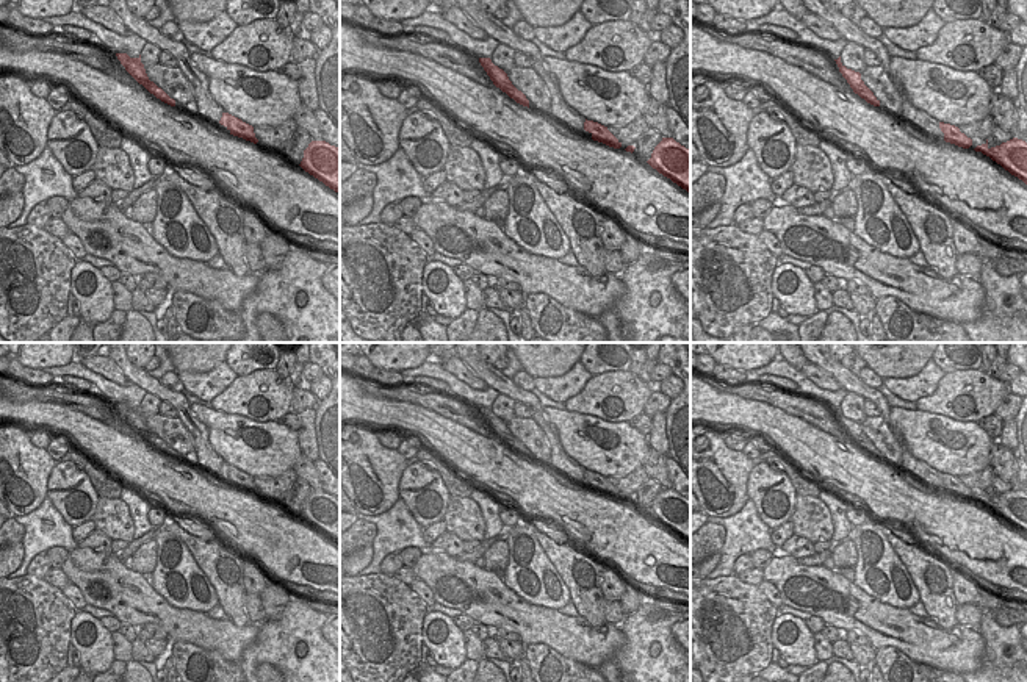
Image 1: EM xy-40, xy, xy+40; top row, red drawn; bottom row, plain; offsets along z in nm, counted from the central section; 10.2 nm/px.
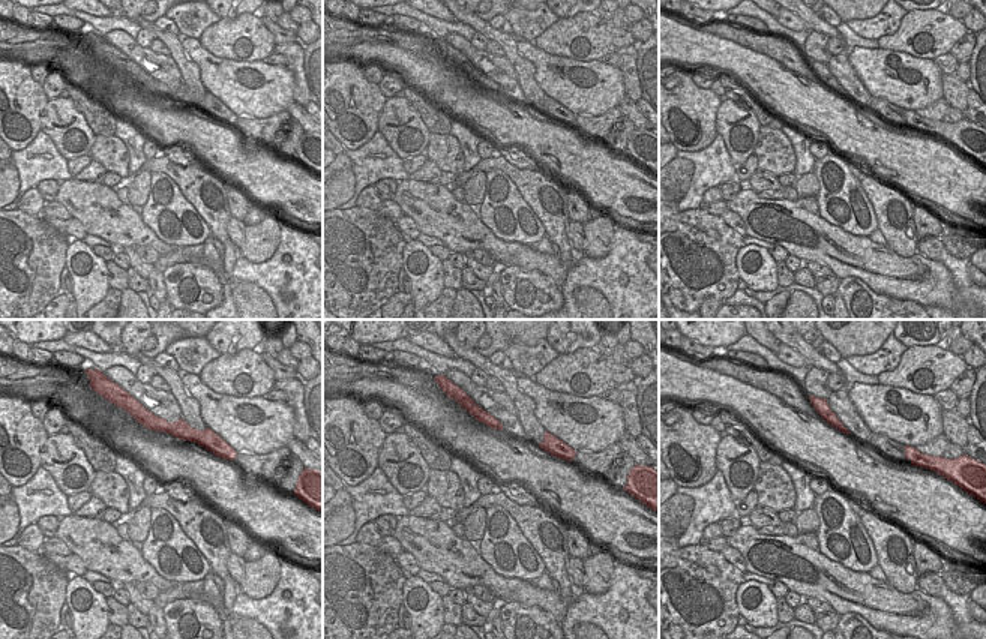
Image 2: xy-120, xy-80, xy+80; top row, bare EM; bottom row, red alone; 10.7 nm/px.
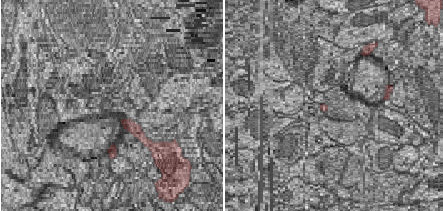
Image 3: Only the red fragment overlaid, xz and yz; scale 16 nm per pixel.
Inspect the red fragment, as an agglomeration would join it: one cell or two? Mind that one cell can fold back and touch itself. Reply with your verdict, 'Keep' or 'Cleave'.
Cleave.

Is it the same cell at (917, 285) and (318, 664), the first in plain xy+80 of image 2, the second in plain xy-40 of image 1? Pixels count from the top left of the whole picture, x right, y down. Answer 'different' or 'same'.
different

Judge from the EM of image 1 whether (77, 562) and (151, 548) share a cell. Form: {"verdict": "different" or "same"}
{"verdict": "different"}

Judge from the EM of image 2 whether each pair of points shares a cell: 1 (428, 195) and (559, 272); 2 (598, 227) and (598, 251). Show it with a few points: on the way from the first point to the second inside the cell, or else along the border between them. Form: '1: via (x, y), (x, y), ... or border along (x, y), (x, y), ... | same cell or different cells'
1: via (461, 228), (503, 252), (526, 257) | same cell
2: via (598, 233), (598, 245) | same cell

